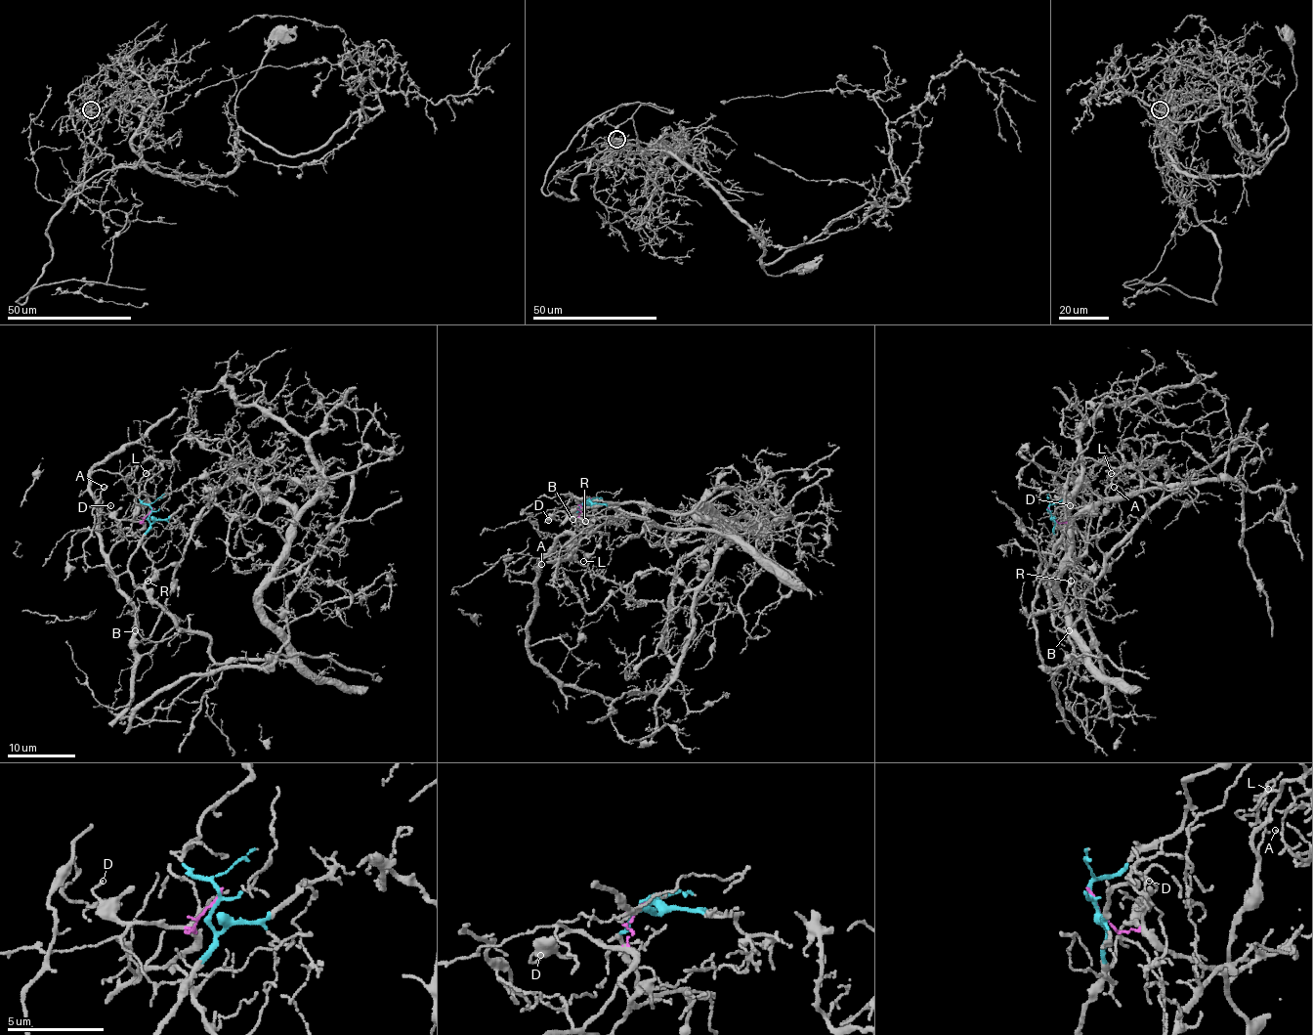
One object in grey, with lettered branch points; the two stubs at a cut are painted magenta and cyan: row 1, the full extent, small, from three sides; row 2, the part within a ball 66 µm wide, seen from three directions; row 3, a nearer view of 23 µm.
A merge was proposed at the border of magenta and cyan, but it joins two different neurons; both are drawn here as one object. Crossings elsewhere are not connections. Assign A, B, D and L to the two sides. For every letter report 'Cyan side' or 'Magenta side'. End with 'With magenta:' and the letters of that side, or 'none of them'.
A: Magenta side
B: Magenta side
D: Magenta side
L: Magenta side
With magenta: A, B, D, L

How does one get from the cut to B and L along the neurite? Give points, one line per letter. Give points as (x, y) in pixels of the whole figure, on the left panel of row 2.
B: (151, 511), (137, 532), (121, 539), (109, 553), (111, 578), (125, 597), (138, 609), (135, 631)
L: (151, 511), (142, 521), (144, 527), (126, 535), (137, 506), (140, 479), (147, 472), (150, 474), (145, 472)

